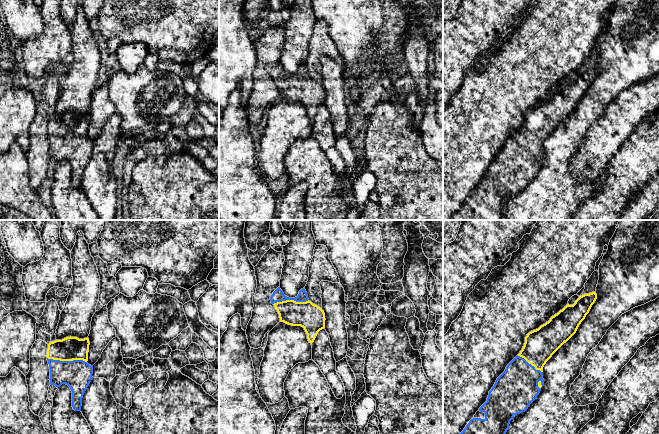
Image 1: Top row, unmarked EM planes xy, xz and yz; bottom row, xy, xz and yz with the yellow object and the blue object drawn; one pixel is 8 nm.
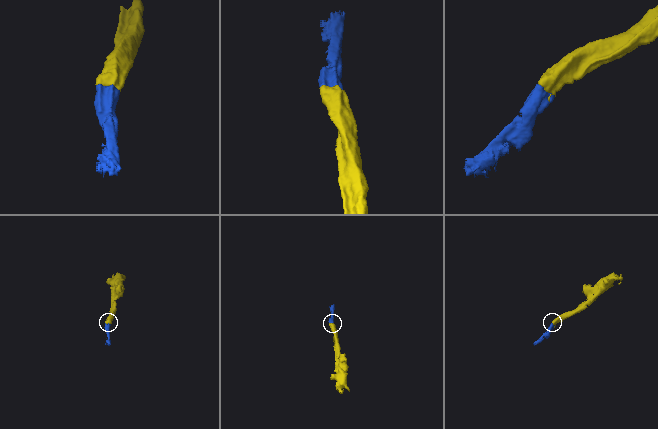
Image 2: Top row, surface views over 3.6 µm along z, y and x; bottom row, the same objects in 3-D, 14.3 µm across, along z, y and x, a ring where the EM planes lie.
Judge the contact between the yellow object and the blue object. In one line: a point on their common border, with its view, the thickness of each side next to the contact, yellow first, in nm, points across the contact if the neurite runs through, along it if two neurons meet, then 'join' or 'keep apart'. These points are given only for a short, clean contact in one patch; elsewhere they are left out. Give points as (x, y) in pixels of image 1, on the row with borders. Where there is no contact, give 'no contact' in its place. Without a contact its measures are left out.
xy (67, 360) | 190/240 nm | across xy (70, 348), (70, 355), (67, 360), (68, 365), (77, 374) | join

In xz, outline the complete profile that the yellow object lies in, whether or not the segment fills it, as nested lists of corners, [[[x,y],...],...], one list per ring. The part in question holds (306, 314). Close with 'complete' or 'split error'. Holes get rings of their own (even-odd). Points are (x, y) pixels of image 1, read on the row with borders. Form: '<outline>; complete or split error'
[[[278,287],[270,297],[271,303],[279,314],[281,322],[304,328],[309,343],[313,343],[318,332],[325,328],[325,313],[313,304],[303,288],[295,298],[284,295]]]; split error

